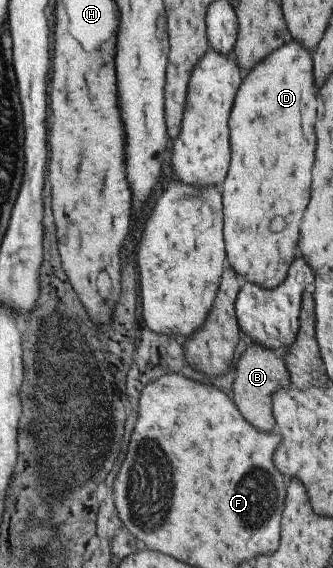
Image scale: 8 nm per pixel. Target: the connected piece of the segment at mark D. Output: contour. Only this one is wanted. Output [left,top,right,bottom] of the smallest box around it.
[220,40,314,289]

